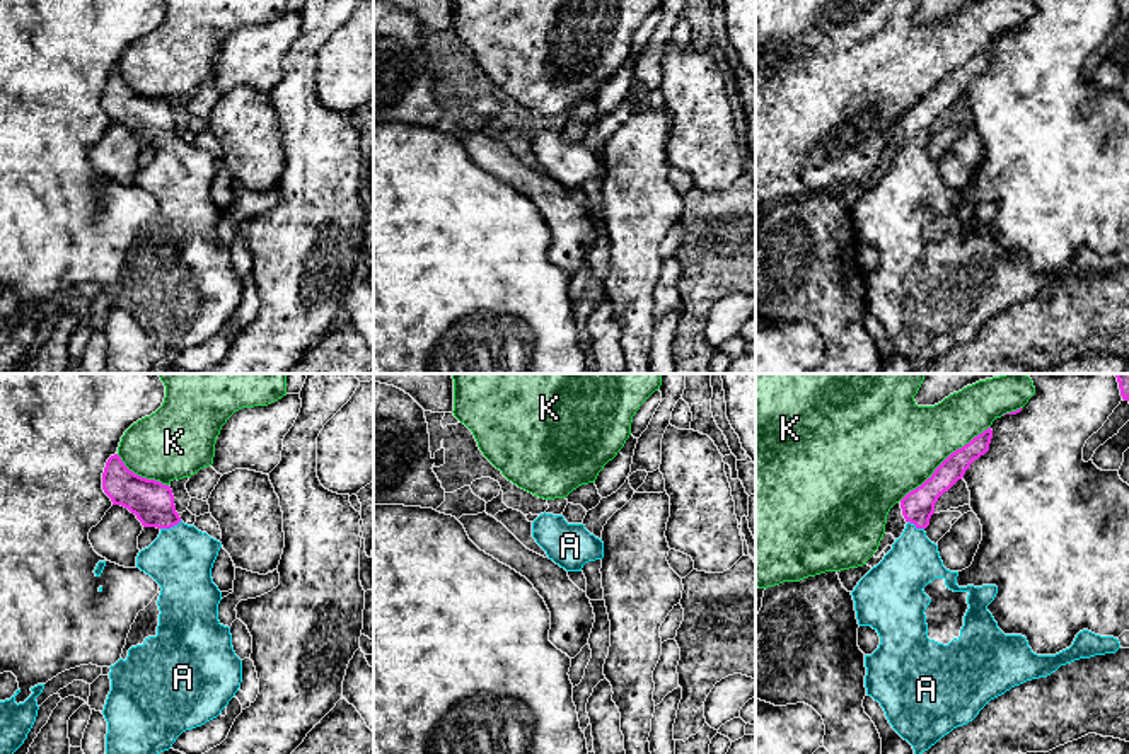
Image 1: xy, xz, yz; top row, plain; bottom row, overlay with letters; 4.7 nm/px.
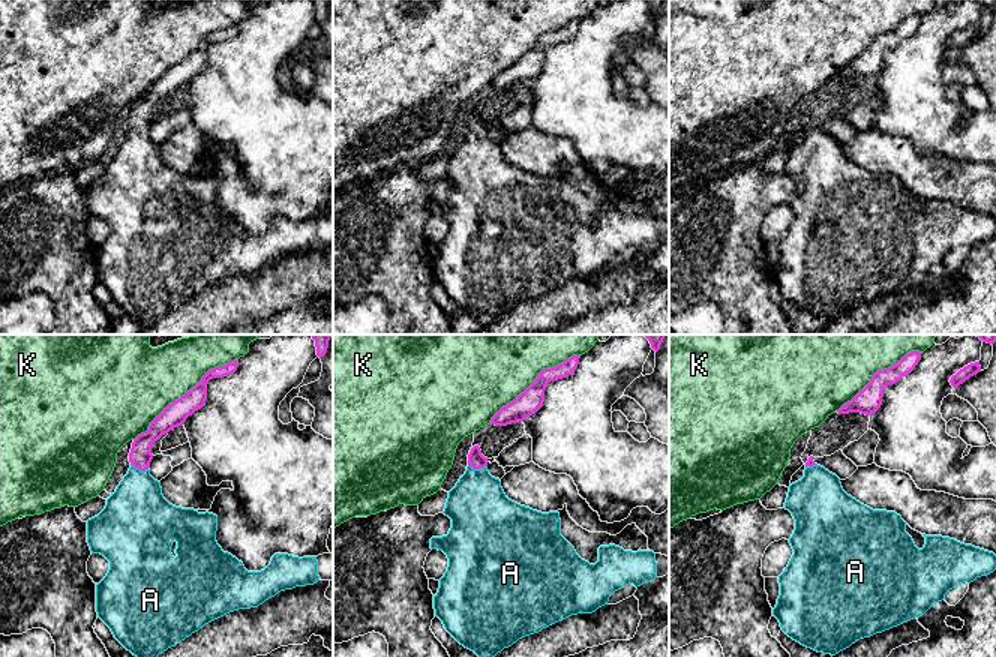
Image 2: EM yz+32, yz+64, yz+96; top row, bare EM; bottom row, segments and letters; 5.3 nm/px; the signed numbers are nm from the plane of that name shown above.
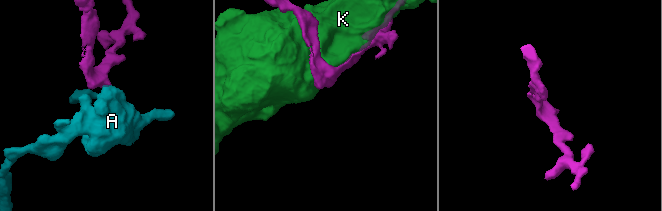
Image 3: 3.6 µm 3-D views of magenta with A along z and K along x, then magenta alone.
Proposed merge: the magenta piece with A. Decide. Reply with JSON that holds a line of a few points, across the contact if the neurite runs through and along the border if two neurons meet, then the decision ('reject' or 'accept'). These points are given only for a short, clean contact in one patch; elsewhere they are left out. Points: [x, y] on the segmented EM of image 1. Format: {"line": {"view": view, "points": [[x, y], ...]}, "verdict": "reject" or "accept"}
{"line": {"view": "xy", "points": [[152, 502], [171, 526], [179, 546], [179, 560]]}, "verdict": "accept"}

